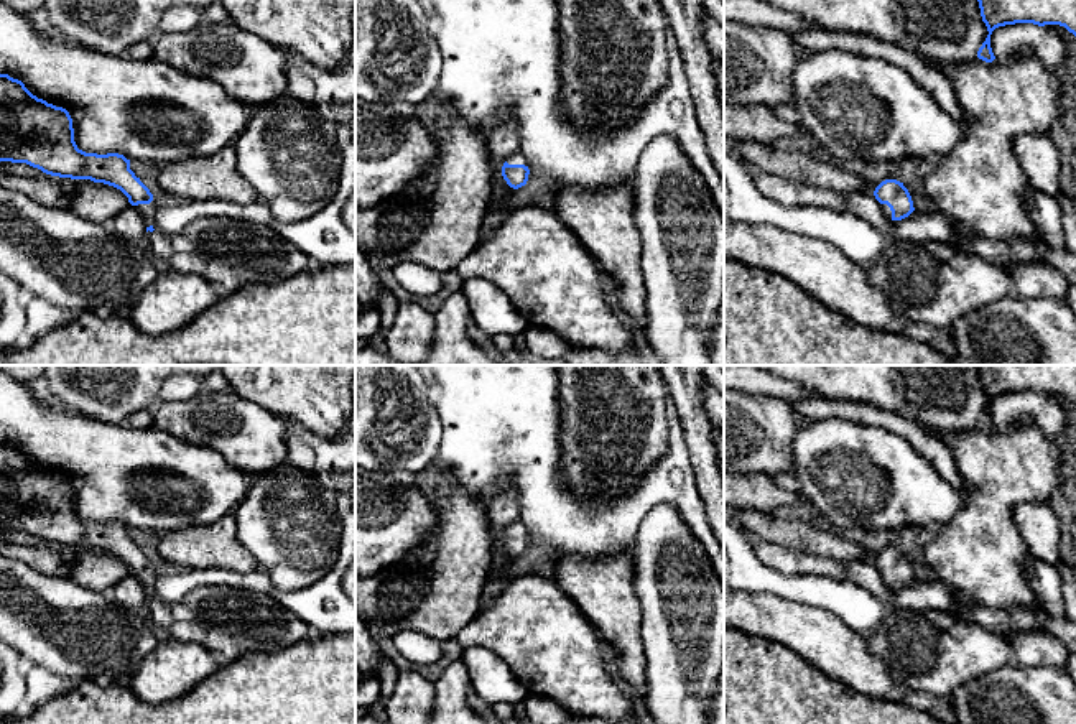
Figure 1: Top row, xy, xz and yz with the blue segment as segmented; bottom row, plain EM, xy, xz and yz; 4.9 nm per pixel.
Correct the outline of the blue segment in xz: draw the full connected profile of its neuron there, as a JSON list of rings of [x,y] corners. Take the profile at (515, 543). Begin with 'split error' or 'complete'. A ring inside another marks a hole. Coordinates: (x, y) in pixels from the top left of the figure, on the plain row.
split error; [[[515,520],[513,523],[505,527],[502,545],[510,556],[518,558],[525,555],[528,550],[528,543],[528,530],[520,520]]]

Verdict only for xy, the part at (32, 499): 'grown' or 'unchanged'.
grown

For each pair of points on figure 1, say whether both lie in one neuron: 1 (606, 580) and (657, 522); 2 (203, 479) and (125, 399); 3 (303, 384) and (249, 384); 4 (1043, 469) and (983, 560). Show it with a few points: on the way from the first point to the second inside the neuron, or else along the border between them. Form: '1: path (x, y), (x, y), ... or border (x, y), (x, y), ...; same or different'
1: border (632, 558), (632, 586), (637, 596); different
2: border (88, 415), (112, 423), (125, 423); different
3: path (290, 384), (262, 384); same
4: path (1019, 487), (991, 515), (989, 535); same

